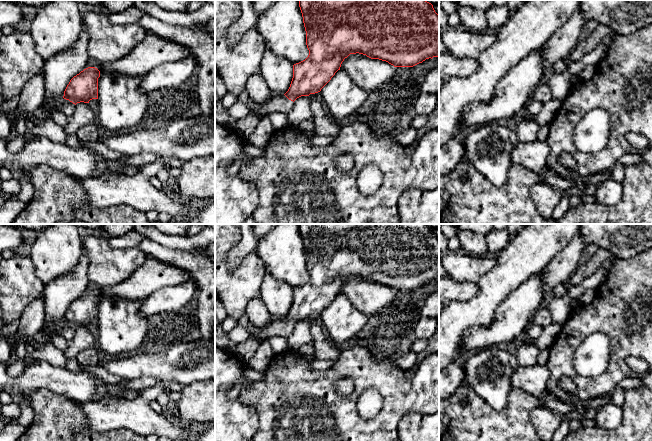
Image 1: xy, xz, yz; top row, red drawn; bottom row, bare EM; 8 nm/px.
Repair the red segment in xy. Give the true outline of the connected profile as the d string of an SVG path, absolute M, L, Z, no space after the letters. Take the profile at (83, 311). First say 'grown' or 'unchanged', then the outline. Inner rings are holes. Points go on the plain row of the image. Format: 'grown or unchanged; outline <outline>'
unchanged; outline M88 291L74 300L67 309L63 322L73 328L89 327L98 323L98 302L100 295L95 291Z

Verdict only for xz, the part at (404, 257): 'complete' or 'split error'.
split error

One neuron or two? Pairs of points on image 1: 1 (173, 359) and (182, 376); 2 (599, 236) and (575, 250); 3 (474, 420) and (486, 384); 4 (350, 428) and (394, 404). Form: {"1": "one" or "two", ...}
{"1": "one", "2": "two", "3": "two", "4": "one"}

